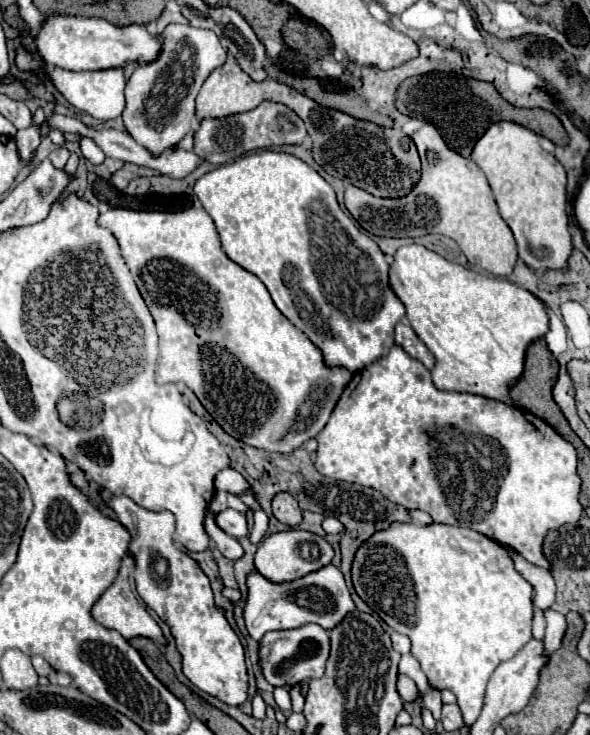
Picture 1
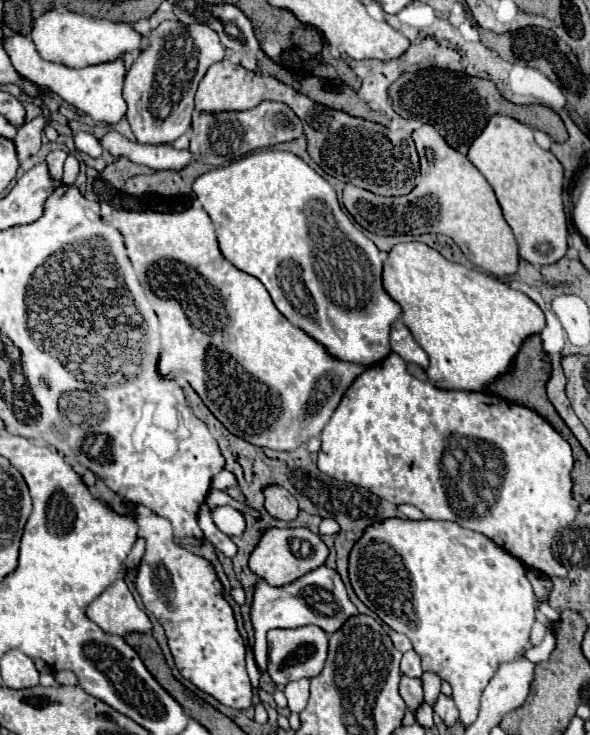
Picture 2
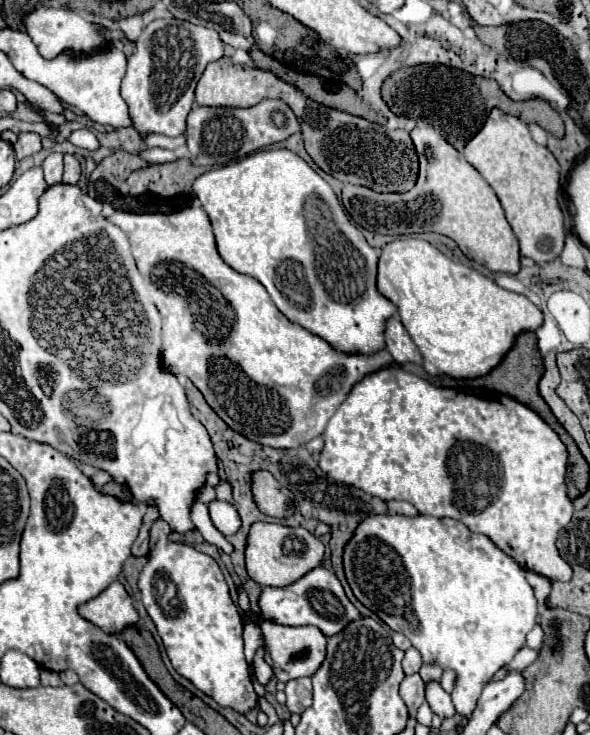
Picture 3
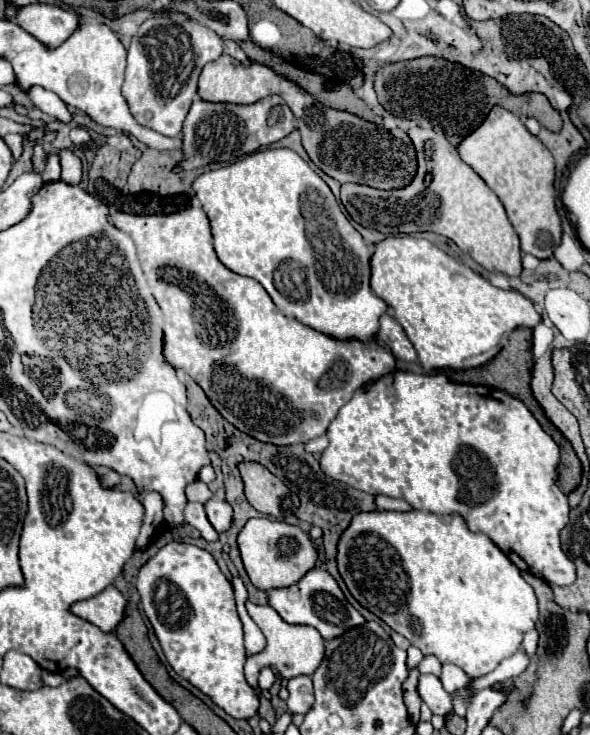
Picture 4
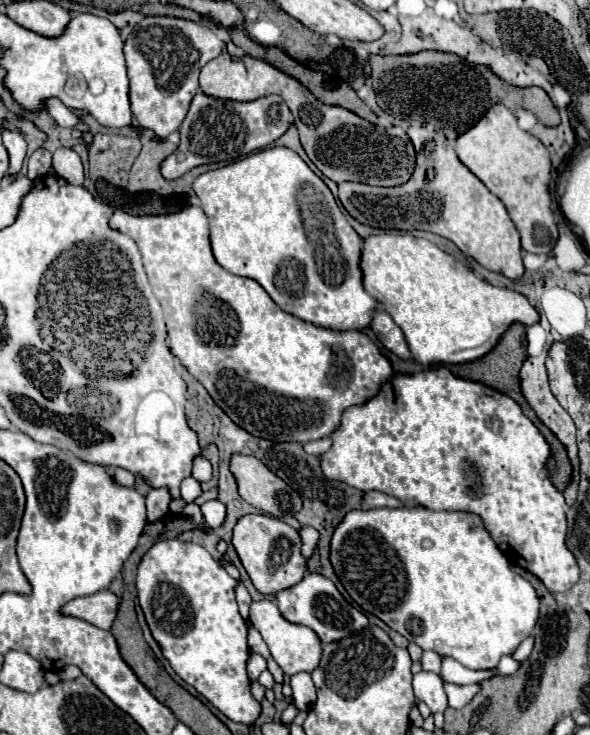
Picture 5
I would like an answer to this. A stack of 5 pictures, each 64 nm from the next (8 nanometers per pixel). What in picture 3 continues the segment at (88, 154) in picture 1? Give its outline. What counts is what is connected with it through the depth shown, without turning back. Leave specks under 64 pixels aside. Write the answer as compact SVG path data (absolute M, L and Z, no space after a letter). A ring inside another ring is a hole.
M76 130L76 132L72 132L70 142L72 142L74 146L86 148L86 150L98 150L98 148L100 148L96 136L94 136L90 130Z

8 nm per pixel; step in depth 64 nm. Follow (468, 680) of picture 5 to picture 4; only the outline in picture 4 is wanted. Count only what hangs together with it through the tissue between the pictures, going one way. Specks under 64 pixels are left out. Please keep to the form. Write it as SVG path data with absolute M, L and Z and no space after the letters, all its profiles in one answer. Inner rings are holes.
M444 664L442 666L442 674L440 674L440 682L442 682L444 690L448 694L452 694L452 692L456 692L456 690L466 686L468 676L464 676L464 672L460 668L456 668L454 664Z

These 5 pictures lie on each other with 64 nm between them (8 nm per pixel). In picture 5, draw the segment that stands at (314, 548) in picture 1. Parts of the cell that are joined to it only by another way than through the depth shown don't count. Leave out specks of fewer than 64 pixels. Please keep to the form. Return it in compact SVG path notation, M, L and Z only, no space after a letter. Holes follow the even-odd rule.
M248 514L238 520L234 526L232 544L258 592L276 594L284 588L298 584L306 574L306 558L302 556L302 540L296 528L286 522L264 516L264 514ZM278 542L278 546L276 546Z

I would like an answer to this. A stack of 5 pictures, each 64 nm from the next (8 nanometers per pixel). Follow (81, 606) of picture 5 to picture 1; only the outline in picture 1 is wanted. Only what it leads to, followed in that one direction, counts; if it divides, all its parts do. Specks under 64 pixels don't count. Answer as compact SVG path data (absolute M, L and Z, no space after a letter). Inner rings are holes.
M122 572L102 594L102 598L92 608L92 616L102 626L118 630L126 640L144 636L158 642L160 646L168 644L158 622L146 612L144 606L140 606L134 592L130 590L128 572Z

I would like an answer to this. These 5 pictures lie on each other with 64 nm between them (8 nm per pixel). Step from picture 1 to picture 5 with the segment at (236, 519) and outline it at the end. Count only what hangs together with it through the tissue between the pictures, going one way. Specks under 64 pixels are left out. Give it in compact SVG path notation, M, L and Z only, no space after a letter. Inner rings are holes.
M208 500L204 502L202 506L202 514L204 514L204 520L206 524L214 530L214 528L220 528L224 524L224 518L226 518L226 506L220 502L220 500Z

